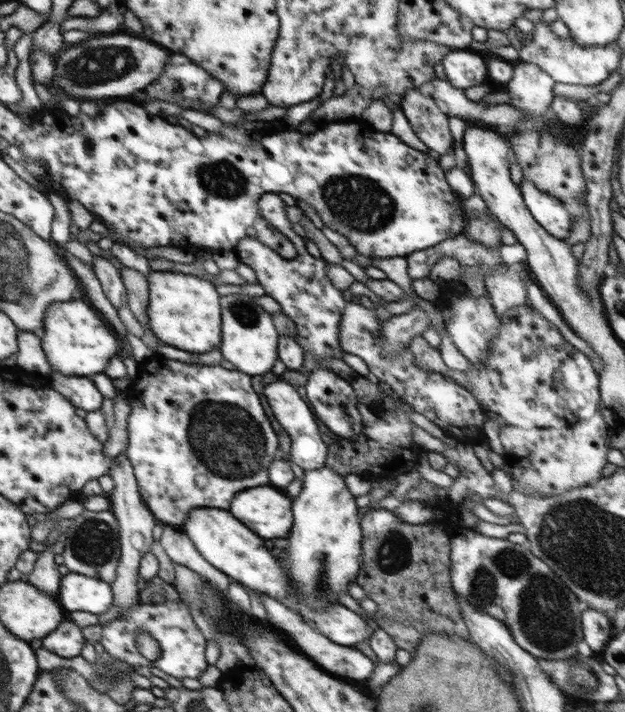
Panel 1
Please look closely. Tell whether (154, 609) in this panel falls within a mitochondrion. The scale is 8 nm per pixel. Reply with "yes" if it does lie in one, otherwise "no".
no

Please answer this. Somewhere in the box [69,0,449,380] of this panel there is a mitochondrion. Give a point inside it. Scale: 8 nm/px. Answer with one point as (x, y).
(372, 207)

